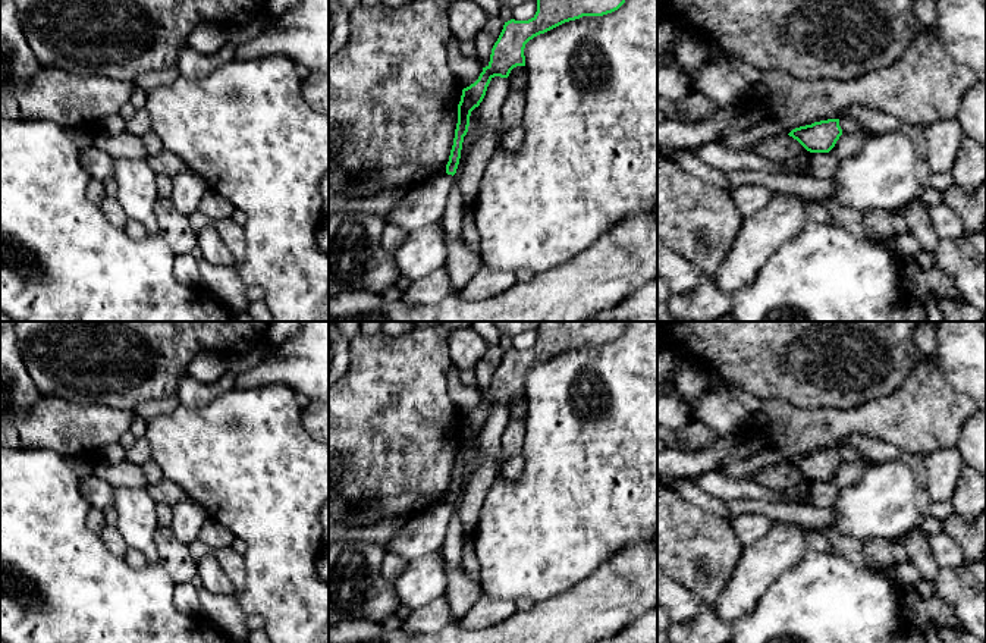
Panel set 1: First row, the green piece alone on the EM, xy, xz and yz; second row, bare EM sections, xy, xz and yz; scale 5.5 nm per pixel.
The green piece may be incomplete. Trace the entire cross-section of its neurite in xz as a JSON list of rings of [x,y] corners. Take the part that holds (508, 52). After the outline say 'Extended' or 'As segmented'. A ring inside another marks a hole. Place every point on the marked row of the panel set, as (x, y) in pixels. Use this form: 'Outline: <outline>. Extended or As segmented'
Outline: [[[537,0],[537,12],[531,19],[511,19],[505,22],[492,48],[489,65],[483,68],[483,72],[474,84],[462,90],[458,104],[458,123],[446,173],[452,176],[456,173],[471,112],[483,101],[490,81],[494,76],[508,78],[514,68],[525,66],[524,48],[530,40],[583,16],[612,13],[624,3],[625,0]]]. As segmented

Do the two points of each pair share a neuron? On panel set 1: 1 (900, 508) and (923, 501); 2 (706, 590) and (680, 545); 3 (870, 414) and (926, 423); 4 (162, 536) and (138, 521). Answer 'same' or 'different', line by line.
1: different
2: same
3: same
4: different

